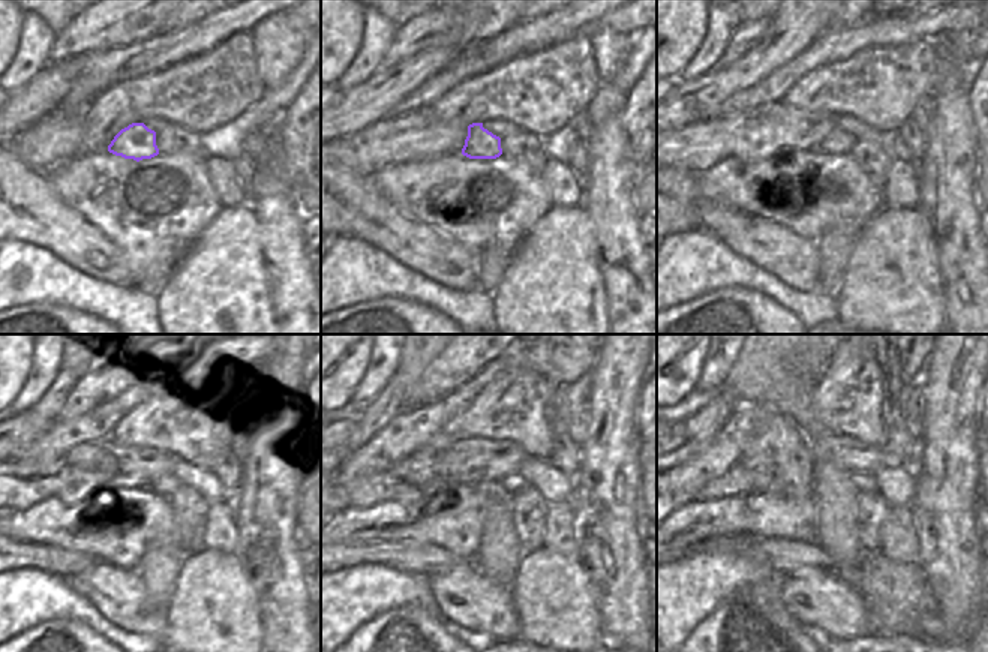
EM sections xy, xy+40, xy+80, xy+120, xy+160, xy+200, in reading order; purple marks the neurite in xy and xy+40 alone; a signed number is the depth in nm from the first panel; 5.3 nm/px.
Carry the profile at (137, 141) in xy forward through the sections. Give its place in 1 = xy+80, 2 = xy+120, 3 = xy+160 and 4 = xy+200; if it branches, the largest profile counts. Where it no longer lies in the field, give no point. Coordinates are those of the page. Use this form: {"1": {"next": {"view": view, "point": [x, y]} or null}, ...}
{"1": {"next": {"view": "xy+80", "point": [838, 143]}}, "2": {"next": {"view": "xy+120", "point": [167, 484]}}, "3": {"next": {"view": "xy+160", "point": [513, 481]}}, "4": {"next": {"view": "xy+200", "point": [862, 481]}}}

